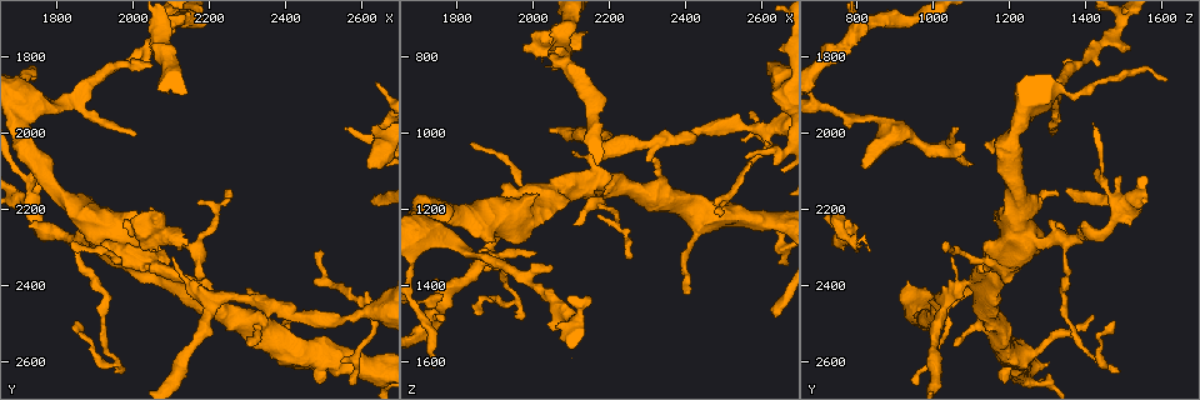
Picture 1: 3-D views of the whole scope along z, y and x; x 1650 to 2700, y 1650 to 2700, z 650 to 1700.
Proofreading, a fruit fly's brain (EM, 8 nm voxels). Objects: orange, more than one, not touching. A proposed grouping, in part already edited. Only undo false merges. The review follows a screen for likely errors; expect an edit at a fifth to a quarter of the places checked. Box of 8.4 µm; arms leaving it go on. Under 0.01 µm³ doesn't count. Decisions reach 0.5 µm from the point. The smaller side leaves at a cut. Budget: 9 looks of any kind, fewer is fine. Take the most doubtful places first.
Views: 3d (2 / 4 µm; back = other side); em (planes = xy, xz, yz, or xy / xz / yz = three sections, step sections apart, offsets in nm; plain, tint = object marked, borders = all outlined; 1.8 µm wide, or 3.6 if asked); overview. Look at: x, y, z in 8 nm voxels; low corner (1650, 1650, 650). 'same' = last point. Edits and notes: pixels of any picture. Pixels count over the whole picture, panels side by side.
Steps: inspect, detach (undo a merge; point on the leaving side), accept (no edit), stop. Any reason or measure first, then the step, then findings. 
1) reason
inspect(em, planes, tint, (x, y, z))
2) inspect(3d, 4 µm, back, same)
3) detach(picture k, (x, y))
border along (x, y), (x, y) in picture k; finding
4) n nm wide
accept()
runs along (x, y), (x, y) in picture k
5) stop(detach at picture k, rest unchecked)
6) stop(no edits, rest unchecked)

inspect(em, planes, tint, (2195, 2430, 1050))

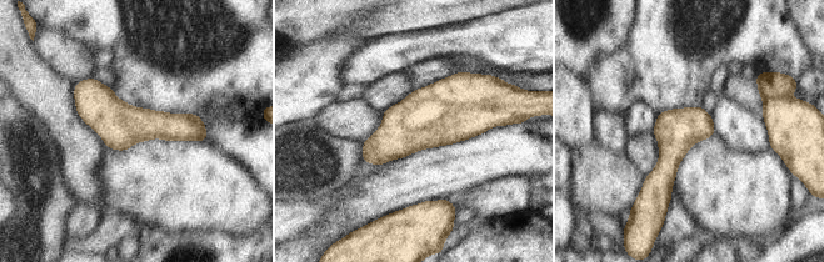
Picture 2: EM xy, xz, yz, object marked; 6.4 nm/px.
280 nm wide
detach(picture 2, (769, 84))
border along (774, 96), (765, 102) in picture 2; two neurons meet here

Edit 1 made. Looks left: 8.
sharp bend
inspect(3d, 4 µm, (2065, 1755, 1455))

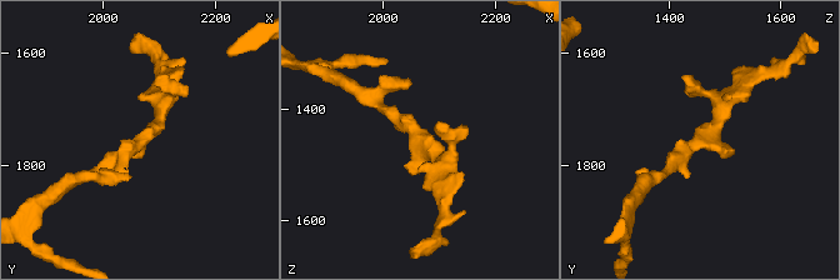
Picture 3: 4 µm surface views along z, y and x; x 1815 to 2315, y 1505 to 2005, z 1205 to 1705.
inspect(em, planes, plain, (2070, 1755, 1455))

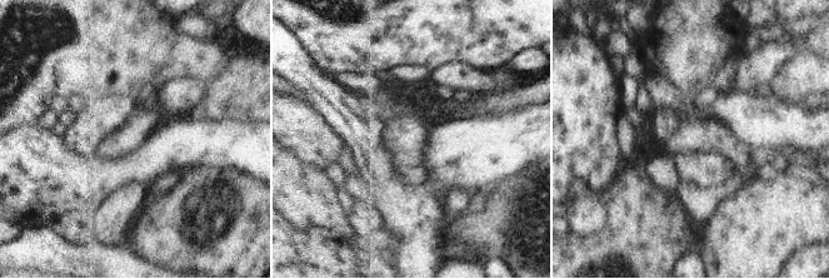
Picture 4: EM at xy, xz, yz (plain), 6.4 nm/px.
inspect(em, planes, tint, same)

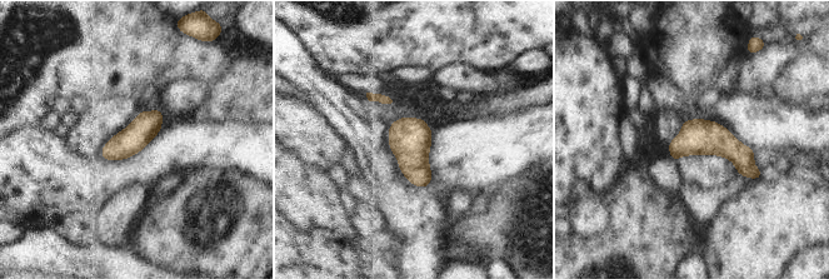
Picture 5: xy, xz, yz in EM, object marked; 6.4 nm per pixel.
accept()
all the same neuron

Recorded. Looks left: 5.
thick turns thin
inspect(em, xy, step 8, tint, (1740, 2195, 1485))

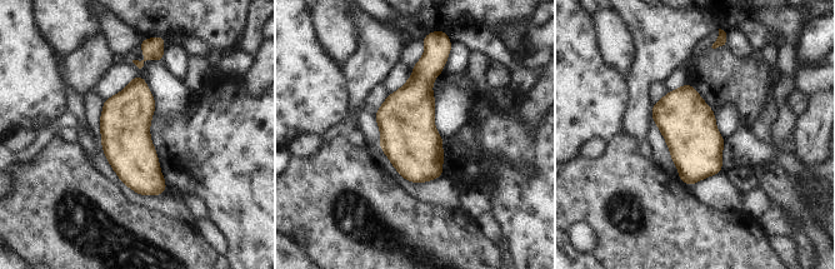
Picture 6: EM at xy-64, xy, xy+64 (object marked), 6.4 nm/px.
inspect(em, planes, tint, same)

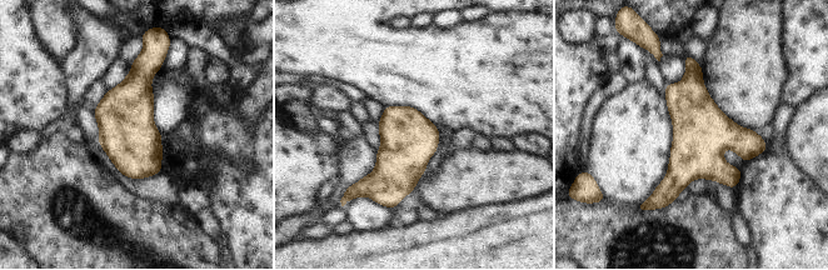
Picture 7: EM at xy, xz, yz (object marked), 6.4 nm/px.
accept()
all the same neuron

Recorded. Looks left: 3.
inspect(em, planes, tint, (2075, 1725, 805))

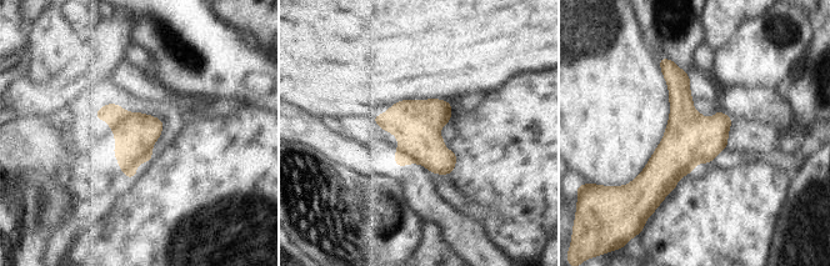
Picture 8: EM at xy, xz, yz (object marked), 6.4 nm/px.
accept()
one neuron here

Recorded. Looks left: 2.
stop(detach at picture 2, rest unchecked)

